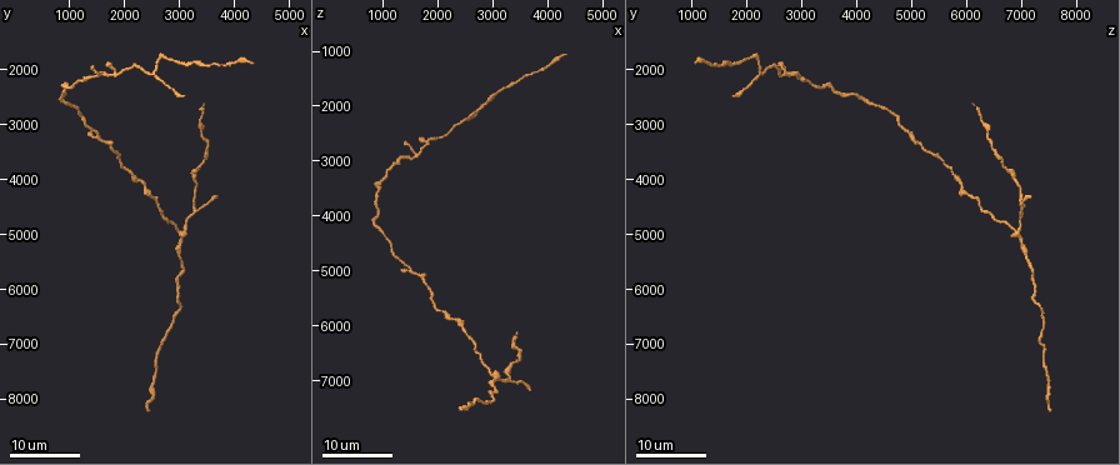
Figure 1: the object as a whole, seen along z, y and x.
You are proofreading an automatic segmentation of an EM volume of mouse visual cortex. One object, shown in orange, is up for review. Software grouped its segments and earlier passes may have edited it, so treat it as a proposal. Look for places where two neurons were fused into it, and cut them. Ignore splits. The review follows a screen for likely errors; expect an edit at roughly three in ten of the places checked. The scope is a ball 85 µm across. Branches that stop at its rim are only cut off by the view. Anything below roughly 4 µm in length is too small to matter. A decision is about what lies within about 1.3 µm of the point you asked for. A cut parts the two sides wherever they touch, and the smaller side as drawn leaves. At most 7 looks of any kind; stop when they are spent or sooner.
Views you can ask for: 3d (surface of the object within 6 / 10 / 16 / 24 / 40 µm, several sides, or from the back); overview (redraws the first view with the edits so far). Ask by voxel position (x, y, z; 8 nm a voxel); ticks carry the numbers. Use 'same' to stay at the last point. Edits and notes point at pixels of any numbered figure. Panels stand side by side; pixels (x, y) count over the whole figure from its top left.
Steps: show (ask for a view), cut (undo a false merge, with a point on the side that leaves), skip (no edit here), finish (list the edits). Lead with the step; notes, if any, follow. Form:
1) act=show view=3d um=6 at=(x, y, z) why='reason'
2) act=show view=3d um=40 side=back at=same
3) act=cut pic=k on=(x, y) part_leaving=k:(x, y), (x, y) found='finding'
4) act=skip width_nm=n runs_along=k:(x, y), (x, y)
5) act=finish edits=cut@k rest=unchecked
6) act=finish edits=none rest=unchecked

act=show view=3d um=24 at=(1500, 3250, 4950) why='three-way junction'

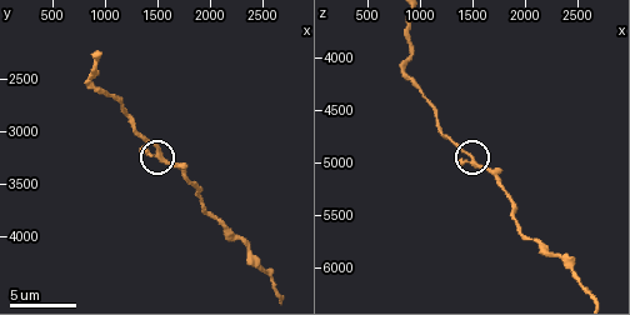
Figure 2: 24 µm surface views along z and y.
act=show view=3d um=10 at=(1500, 3220, 5000)

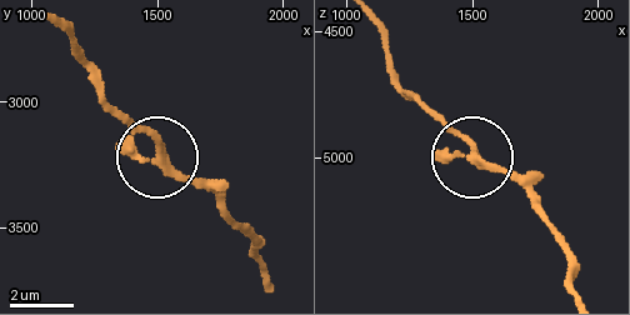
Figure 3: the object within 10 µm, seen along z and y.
act=skip width_nm=230 runs_along=3:(479, 158), (543, 211) found='one neuron here'

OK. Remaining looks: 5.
act=show view=3d um=16 at=(2500, 2100, 2250) why='three-way junction'

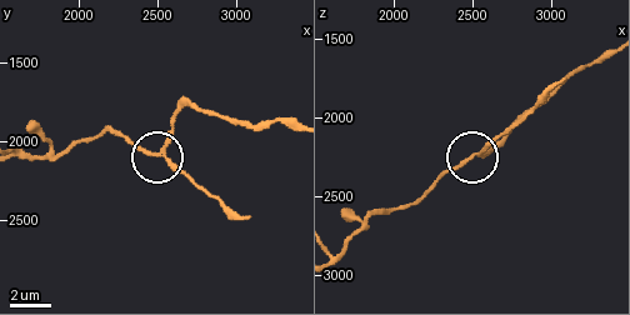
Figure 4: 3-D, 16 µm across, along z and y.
act=show view=3d um=6 at=(2540, 2040, 2240) why='closer look'

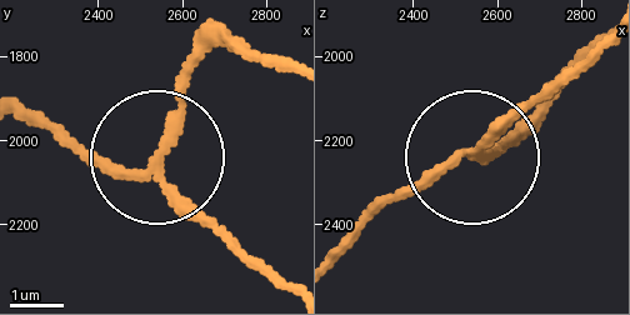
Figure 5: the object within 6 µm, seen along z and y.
act=cut pic=5 on=(175, 213) arms=3 found='a second neuron is stuck on'

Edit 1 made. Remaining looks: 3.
act=finish edits=cut@5 rest=unchecked

